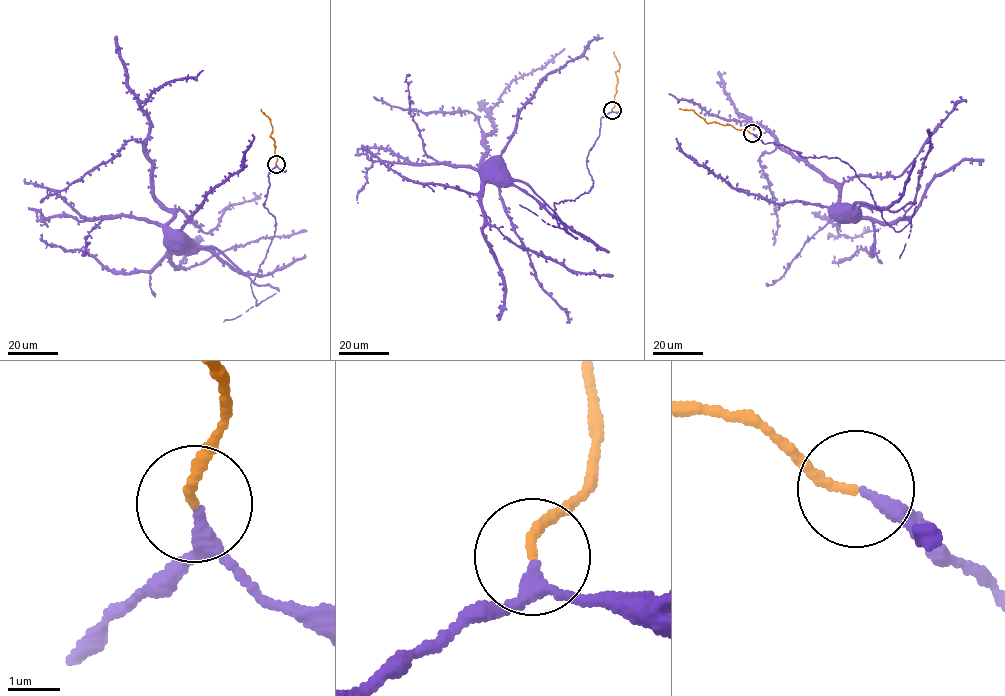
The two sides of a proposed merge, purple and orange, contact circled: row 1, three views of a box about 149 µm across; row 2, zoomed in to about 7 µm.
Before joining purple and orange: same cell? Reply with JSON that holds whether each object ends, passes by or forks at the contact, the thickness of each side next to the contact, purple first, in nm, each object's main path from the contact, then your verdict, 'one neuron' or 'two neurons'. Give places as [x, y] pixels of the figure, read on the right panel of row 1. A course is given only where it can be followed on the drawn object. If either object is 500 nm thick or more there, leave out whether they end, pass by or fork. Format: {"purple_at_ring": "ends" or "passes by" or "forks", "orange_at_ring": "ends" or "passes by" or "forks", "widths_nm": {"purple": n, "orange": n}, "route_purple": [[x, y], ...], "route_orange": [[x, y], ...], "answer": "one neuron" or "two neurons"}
{"purple_at_ring": "passes by", "orange_at_ring": "ends", "widths_nm": {"purple": 190, "orange": 160}, "route_purple": [[752, 133], [802, 156], [846, 161], [896, 231], [915, 203], [835, 213]], "route_orange": [[751, 133], [728, 124], [707, 123], [692, 110], [679, 108]], "answer": "one neuron"}

